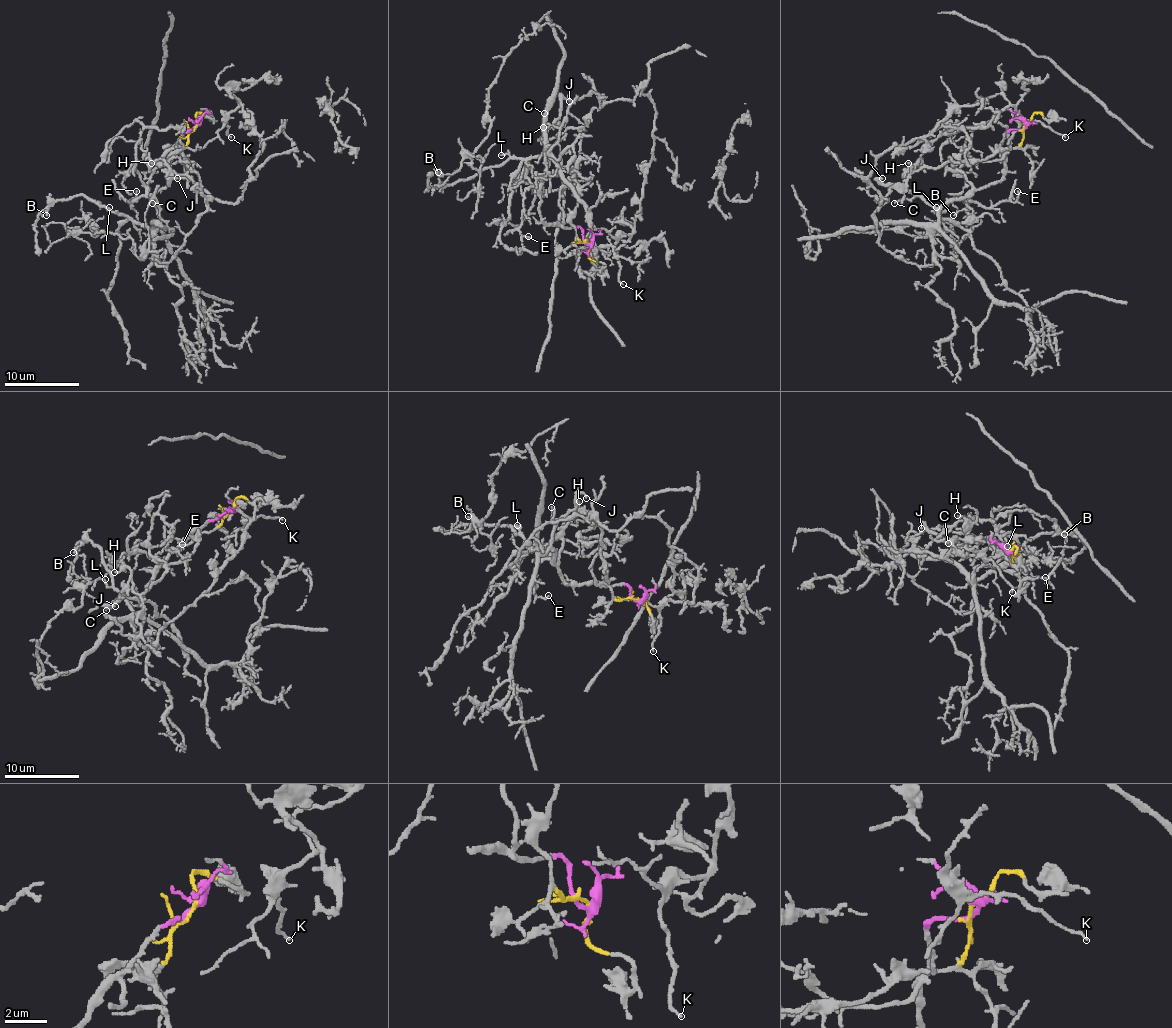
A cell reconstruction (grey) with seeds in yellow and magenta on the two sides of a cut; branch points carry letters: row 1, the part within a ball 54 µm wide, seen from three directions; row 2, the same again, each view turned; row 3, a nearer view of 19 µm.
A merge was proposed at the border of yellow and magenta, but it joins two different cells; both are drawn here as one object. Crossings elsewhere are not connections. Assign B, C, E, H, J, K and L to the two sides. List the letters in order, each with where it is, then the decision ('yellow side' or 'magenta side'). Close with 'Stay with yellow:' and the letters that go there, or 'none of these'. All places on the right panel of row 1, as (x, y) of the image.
B: place (953, 215); magenta side
C: place (894, 203); magenta side
E: place (1017, 191); magenta side
H: place (908, 163); yellow side
J: place (882, 178); magenta side
K: place (1065, 137); yellow side
L: place (936, 207); magenta side
Stay with yellow: H, K

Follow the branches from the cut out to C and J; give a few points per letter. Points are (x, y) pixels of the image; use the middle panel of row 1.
C: (588, 245), (579, 226), (562, 228), (547, 224), (540, 217), (540, 187), (549, 157), (543, 114)
J: (588, 245), (579, 226), (562, 228), (540, 217), (549, 153), (543, 138), (560, 101), (570, 101)

